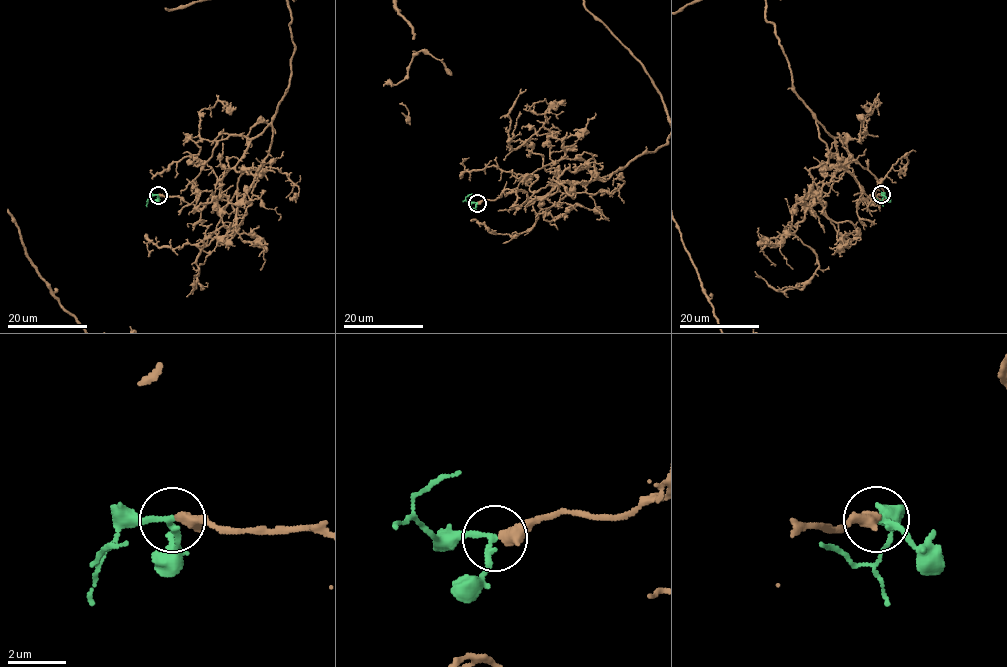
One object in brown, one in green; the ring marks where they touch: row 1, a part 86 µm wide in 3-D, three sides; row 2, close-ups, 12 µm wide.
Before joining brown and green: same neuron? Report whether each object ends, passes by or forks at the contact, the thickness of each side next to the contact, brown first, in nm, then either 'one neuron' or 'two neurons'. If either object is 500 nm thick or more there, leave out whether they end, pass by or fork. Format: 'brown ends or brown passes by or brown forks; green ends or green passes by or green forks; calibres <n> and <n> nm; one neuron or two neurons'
brown ends; green passes by; calibres 440 and 190 nm; one neuron

